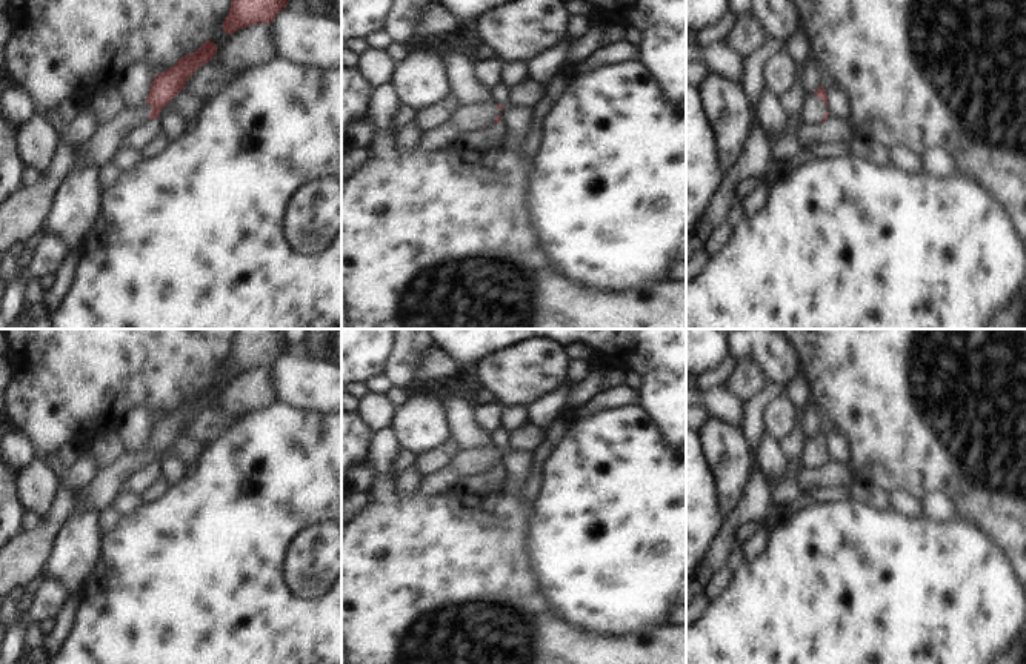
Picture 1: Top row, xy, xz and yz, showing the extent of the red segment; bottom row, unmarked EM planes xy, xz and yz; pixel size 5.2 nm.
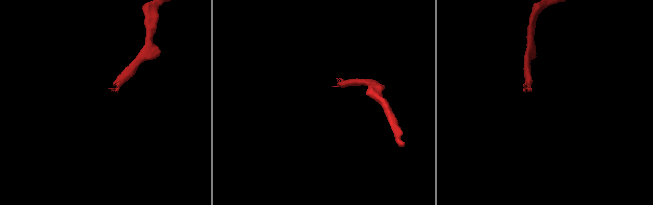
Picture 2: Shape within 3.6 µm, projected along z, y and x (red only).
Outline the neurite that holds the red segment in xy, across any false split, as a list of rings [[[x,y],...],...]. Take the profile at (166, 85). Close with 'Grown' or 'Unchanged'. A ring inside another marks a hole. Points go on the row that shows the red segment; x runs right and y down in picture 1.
[[[208,40],[195,52],[182,57],[172,68],[154,75],[143,105],[123,109],[114,118],[100,124],[82,146],[69,146],[63,140],[69,118],[68,109],[46,111],[45,121],[60,137],[60,144],[46,174],[34,186],[22,186],[0,204],[0,260],[15,241],[43,227],[60,183],[75,166],[102,168],[111,163],[128,134],[143,121],[158,118],[162,109],[185,89],[189,77],[211,61],[215,52],[215,43]]]. Grown.

